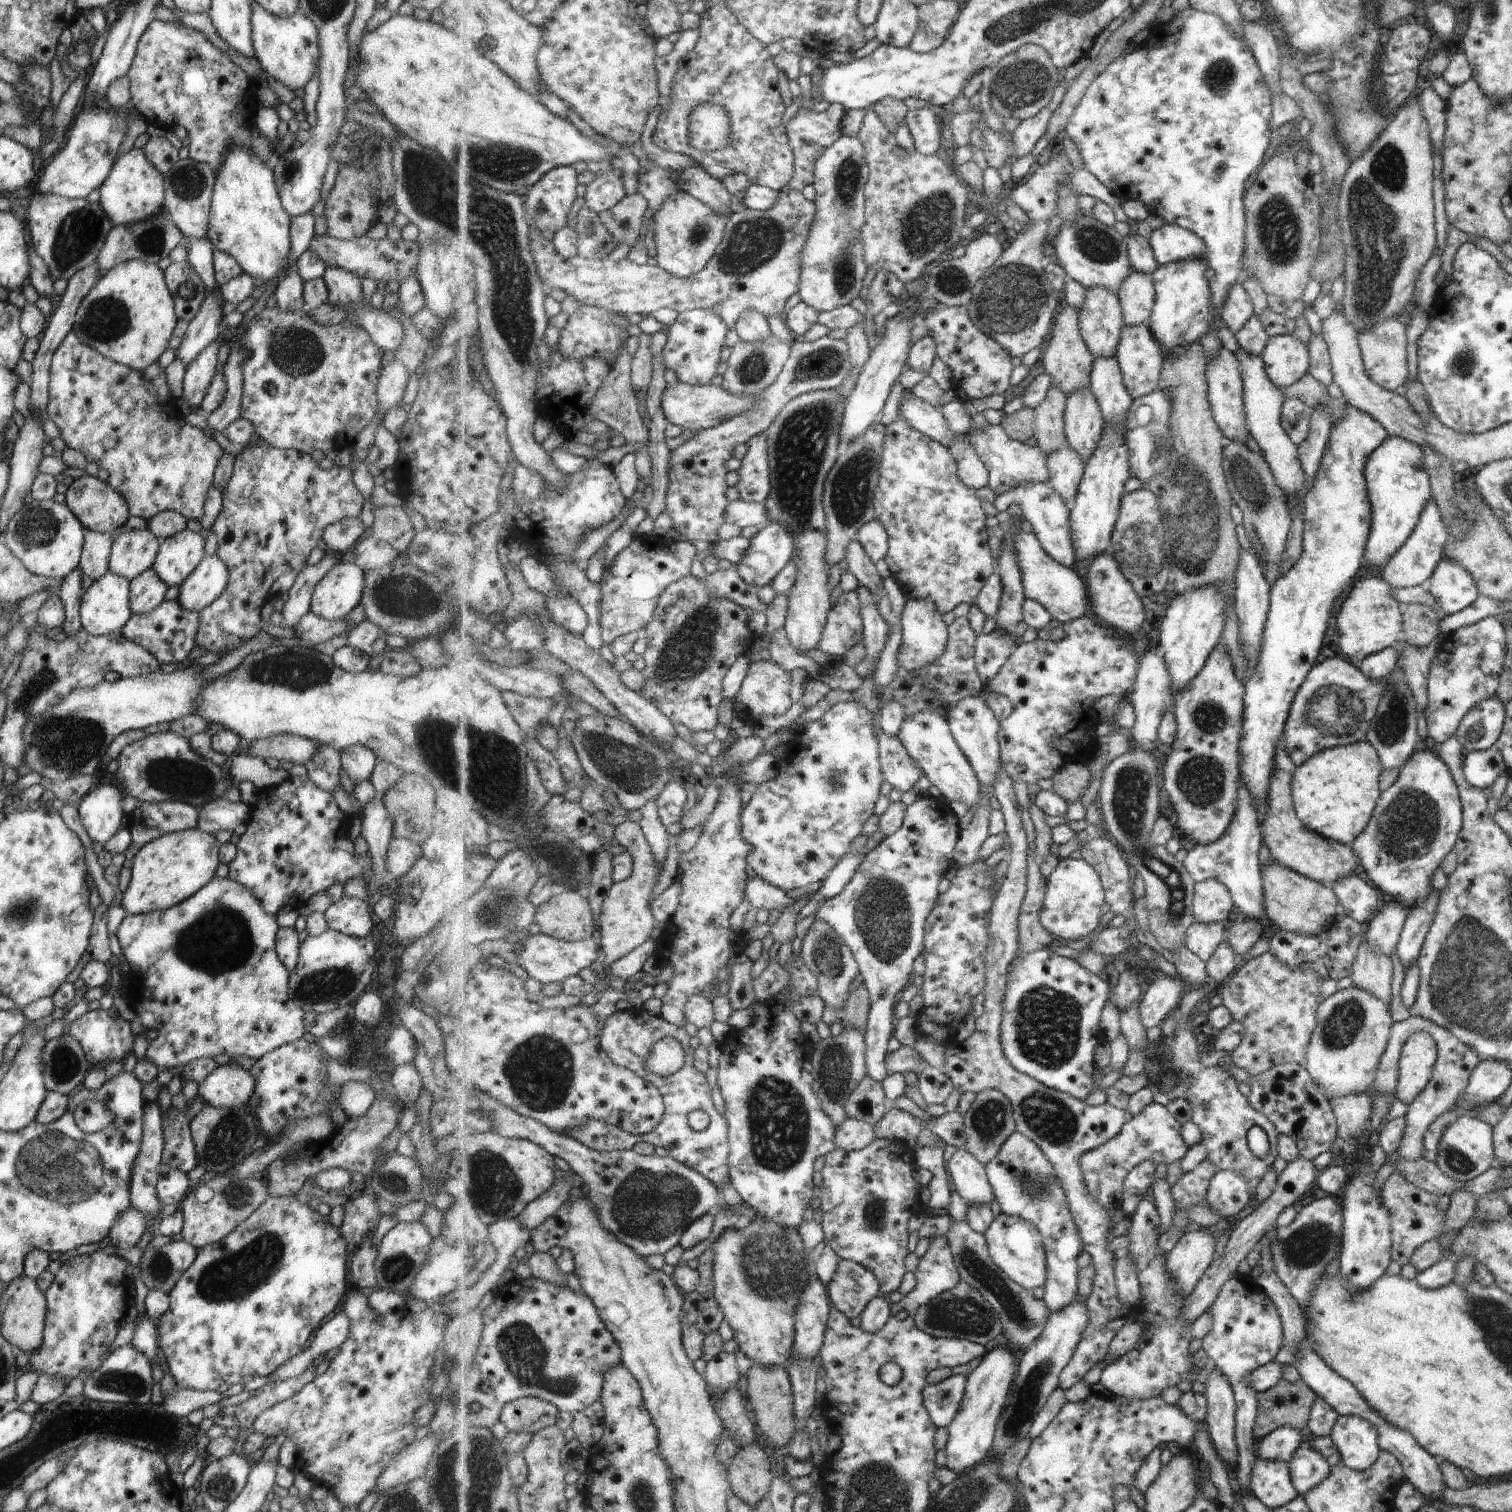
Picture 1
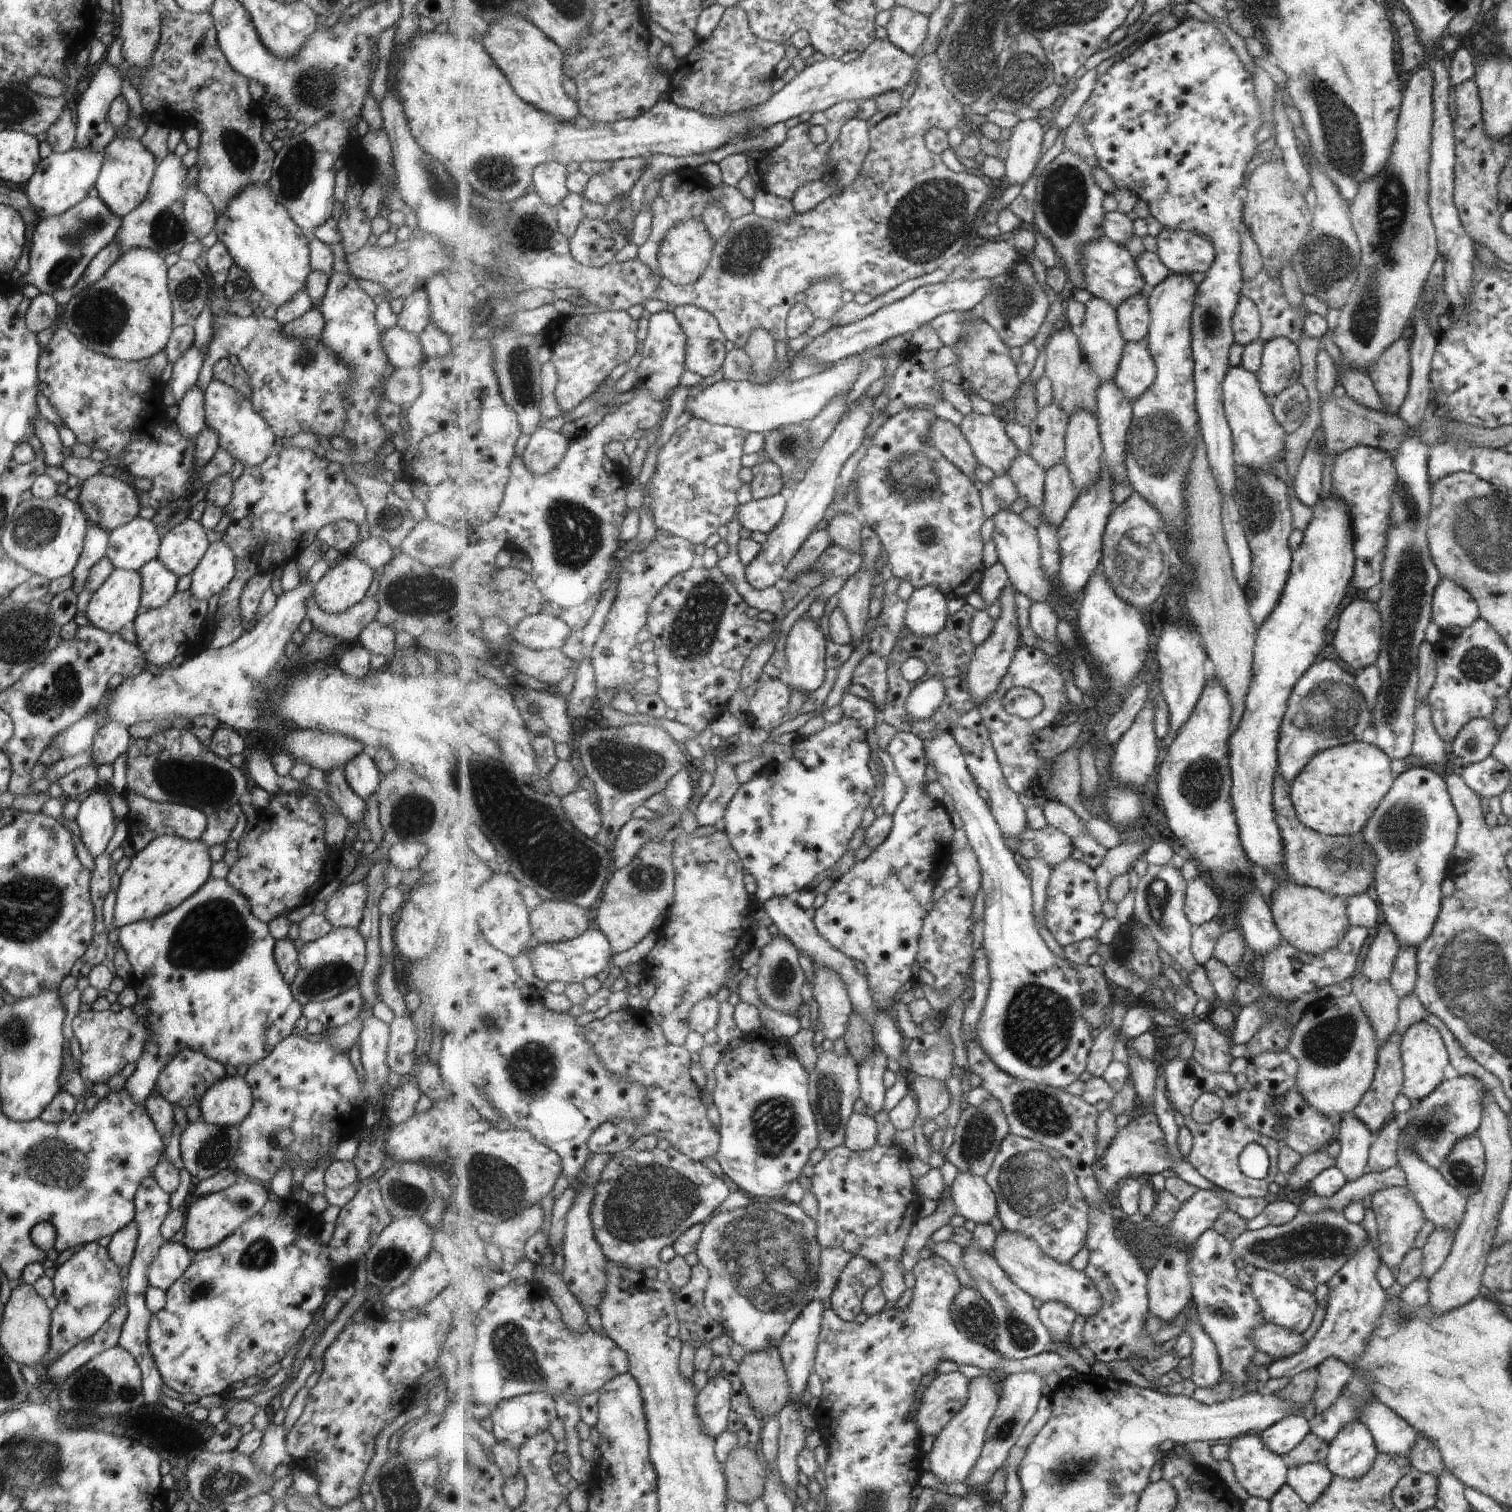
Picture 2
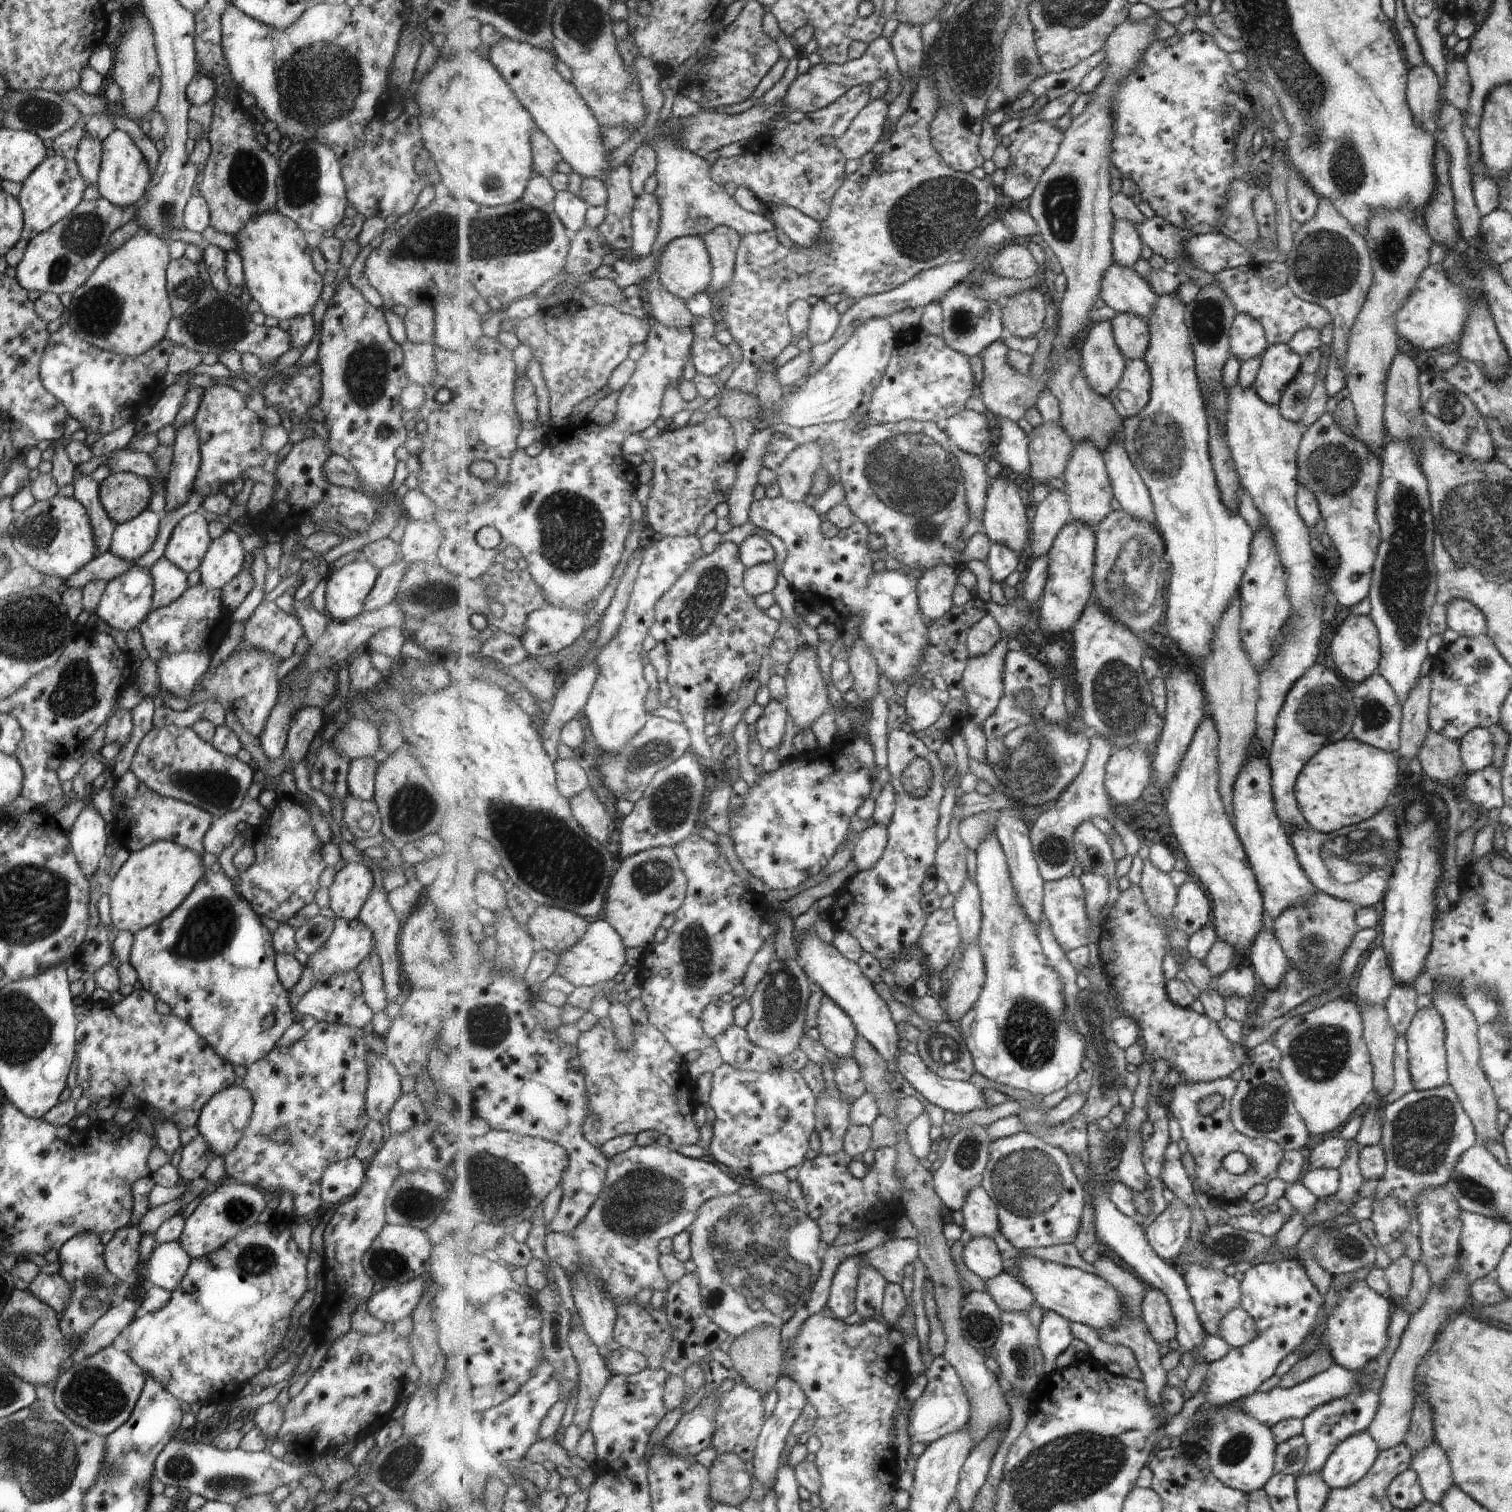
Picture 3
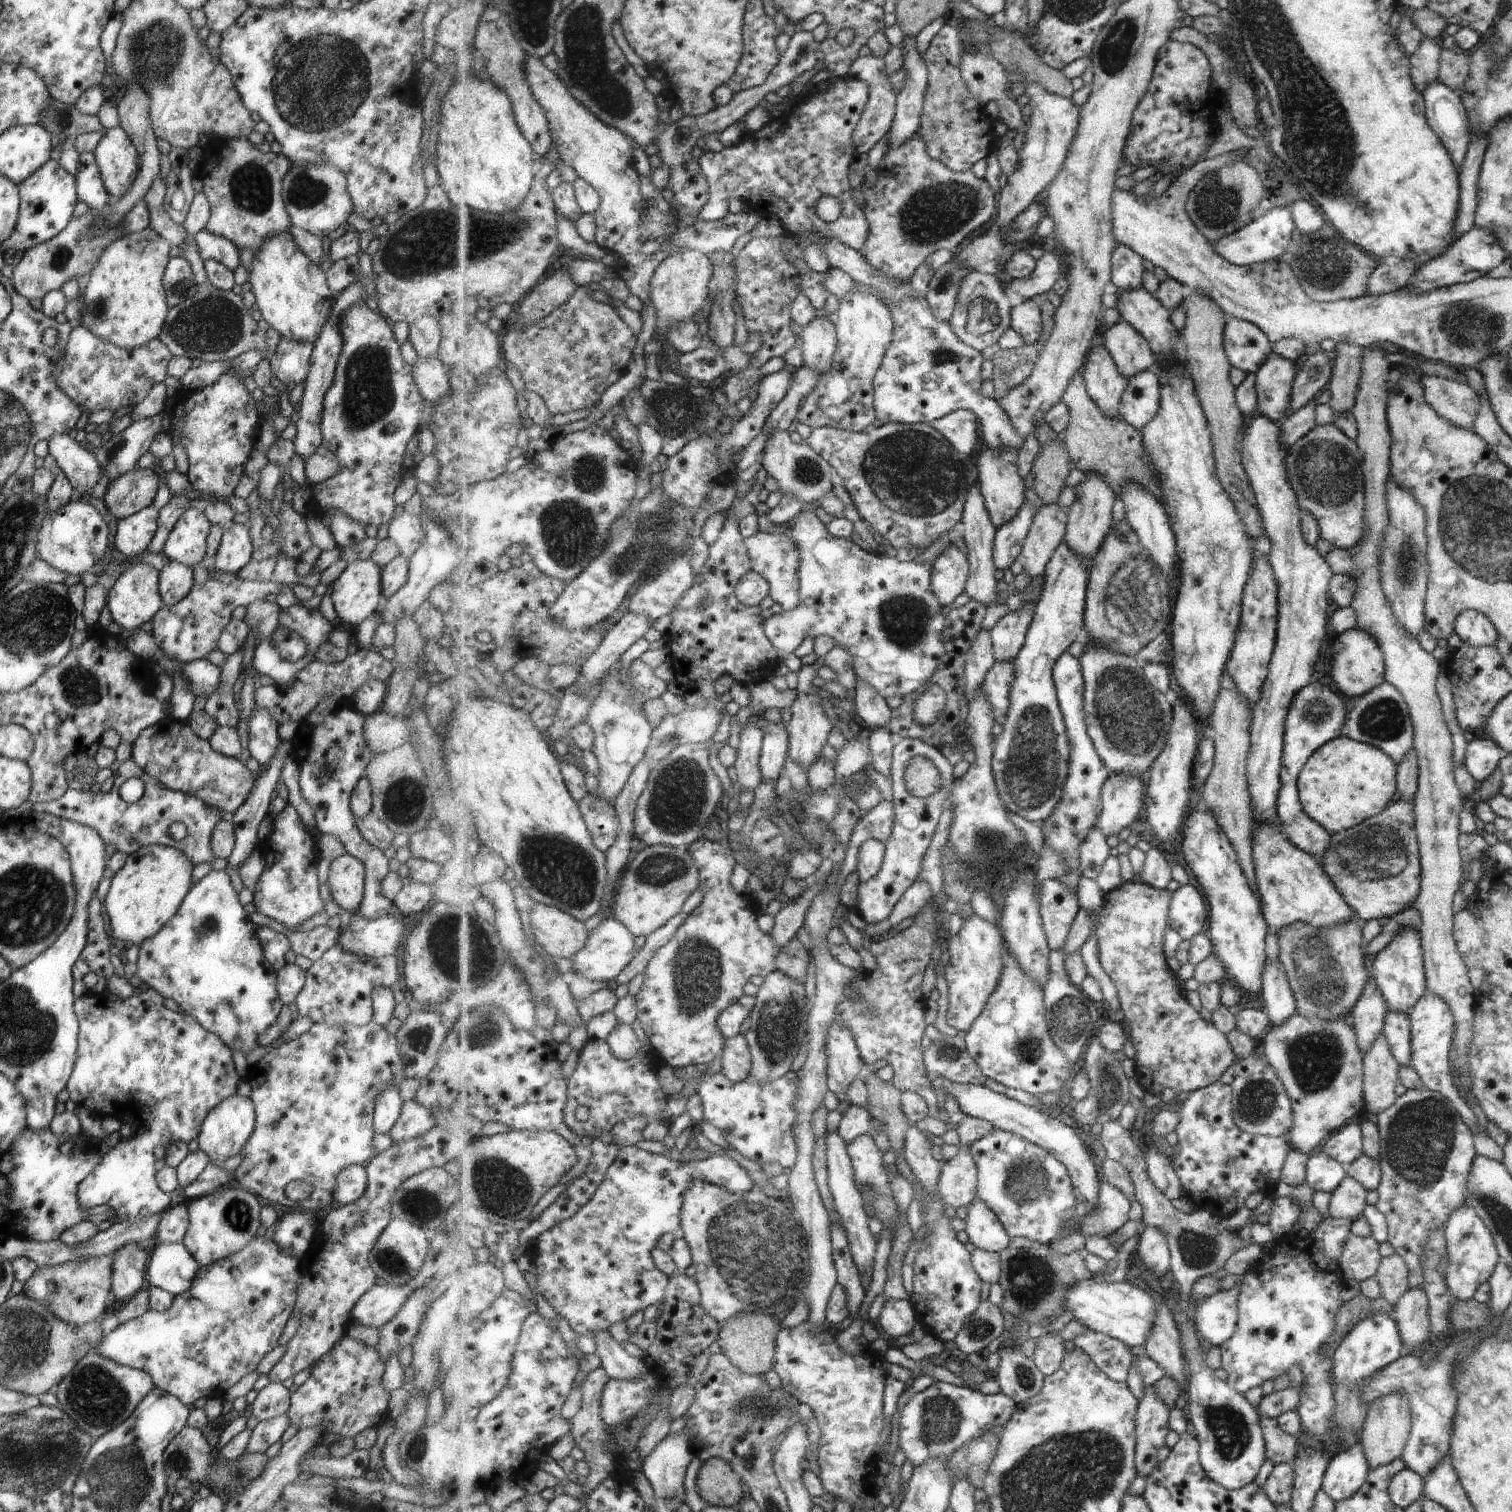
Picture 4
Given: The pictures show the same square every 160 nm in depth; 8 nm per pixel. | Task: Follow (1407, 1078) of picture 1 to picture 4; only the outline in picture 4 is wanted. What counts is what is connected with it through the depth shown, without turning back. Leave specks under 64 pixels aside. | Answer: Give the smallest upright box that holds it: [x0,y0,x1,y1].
[1406,990,1477,1133]

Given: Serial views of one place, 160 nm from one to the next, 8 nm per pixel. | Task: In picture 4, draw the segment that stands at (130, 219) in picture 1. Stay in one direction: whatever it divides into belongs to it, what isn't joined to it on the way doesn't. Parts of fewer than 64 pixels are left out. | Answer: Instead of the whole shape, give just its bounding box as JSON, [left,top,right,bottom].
[93,127,138,198]

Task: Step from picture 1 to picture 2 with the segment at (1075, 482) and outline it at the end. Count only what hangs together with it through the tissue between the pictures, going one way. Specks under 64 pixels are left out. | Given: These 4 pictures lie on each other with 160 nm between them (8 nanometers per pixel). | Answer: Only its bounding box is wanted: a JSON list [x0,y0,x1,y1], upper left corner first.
[1044,462,1078,525]

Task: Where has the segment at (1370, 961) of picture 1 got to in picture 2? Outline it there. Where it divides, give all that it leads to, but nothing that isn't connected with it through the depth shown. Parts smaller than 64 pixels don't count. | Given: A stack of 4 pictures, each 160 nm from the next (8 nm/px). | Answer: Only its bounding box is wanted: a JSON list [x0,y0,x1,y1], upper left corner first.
[1351,973,1398,1048]

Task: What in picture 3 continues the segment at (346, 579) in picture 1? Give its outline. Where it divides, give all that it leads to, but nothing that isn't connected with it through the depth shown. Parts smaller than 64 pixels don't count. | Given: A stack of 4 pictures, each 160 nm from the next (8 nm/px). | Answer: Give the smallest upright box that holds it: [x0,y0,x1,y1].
[324,557,380,621]

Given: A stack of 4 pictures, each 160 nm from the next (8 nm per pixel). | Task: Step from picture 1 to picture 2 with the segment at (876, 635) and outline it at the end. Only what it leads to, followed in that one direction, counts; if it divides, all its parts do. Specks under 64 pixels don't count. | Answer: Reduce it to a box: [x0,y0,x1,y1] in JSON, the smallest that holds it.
[852,652,888,714]

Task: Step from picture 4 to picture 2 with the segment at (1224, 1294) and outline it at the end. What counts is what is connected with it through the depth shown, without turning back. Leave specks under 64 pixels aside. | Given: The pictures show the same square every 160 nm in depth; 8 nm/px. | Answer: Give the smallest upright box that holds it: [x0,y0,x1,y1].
[1252,1323,1305,1359]

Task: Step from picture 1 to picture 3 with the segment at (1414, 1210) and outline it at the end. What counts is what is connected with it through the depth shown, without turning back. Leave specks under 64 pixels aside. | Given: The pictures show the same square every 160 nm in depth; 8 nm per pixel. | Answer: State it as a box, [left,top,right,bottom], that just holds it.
[1368,1196,1410,1246]

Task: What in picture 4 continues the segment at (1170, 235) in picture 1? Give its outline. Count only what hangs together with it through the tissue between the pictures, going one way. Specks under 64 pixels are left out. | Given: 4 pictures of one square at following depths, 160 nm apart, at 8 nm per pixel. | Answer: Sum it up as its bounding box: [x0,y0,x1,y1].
[1212,206,1295,265]

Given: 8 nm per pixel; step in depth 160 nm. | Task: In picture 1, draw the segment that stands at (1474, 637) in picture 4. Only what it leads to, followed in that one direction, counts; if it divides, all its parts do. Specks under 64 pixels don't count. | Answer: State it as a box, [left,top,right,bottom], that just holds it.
[1425,557,1478,616]

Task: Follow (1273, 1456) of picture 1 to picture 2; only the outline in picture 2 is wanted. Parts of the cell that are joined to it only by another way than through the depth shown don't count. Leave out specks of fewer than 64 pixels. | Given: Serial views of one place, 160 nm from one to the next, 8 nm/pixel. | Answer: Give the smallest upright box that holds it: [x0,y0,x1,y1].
[1258,1414,1309,1456]

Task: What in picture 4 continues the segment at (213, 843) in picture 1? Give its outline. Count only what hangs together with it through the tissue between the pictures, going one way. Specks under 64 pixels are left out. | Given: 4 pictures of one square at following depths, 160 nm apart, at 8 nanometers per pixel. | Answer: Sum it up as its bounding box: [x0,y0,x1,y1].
[103,845,192,945]

